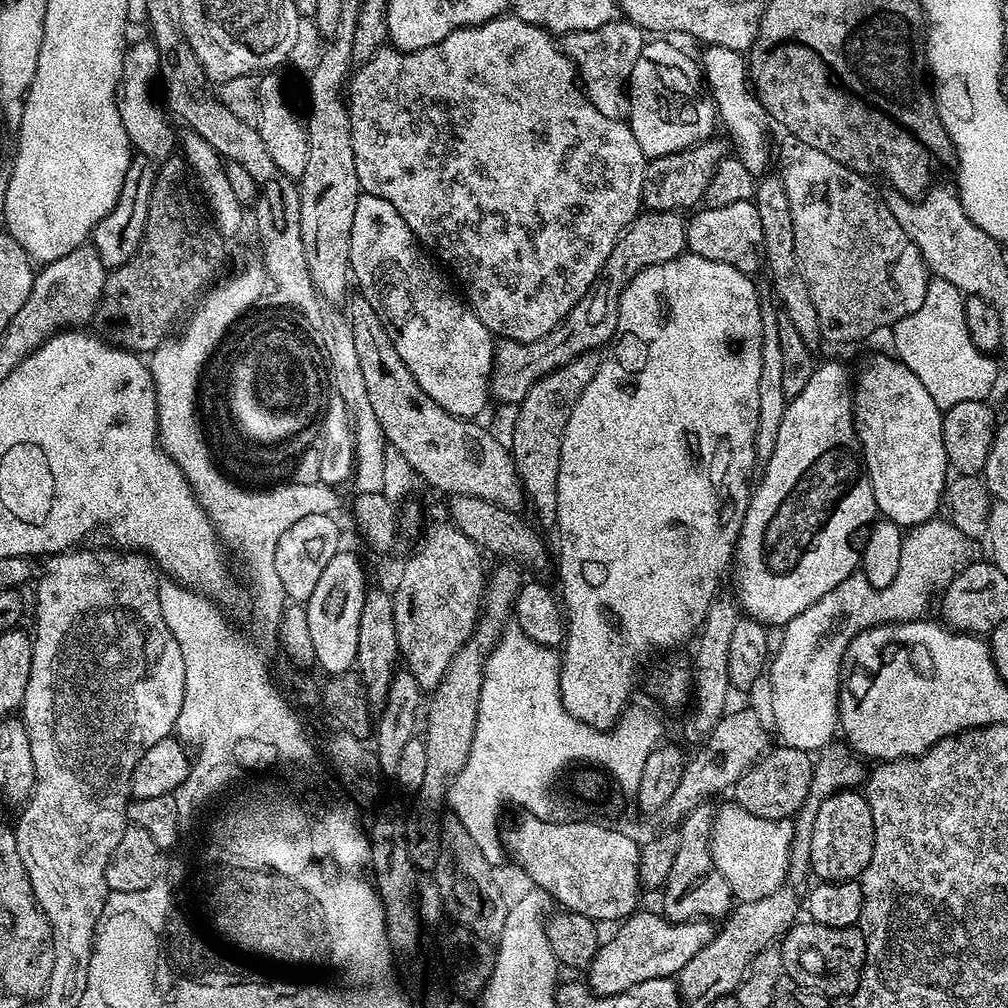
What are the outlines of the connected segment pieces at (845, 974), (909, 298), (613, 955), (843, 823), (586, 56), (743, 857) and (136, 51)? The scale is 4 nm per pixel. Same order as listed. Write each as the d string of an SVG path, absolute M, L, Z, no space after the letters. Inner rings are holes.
M797 922L784 933L778 947L784 963L784 975L802 986L818 990L829 998L847 998L860 985L866 962L866 942L859 927L835 928Z
M801 140L785 141L780 148L778 179L784 184L786 198L790 198L794 248L818 312L823 339L832 344L852 344L879 328L891 329L903 316L918 310L926 298L930 272L918 246L904 233L887 203L876 197L875 190L868 185L871 183L860 173L834 162L830 154L822 154L822 150L814 150L814 146L806 146Z
M637 910L619 925L612 937L605 939L586 970L586 983L597 996L622 994L638 982L650 982L650 978L675 977L709 944L714 935L714 924L710 920L670 920L656 912Z
M845 790L826 797L818 806L818 814L814 818L814 830L810 838L810 869L817 881L855 880L870 862L870 854L874 850L874 818L870 814L868 798L860 790Z
M617 18L606 26L598 26L598 30L567 33L563 40L564 52L578 69L578 80L588 101L606 118L624 120L628 115L628 79L646 43L644 29Z
M729 802L715 809L712 818L714 866L726 878L737 901L766 898L785 885L792 849L794 824L791 819L767 820L750 814L741 804Z
M151 38L136 40L133 44L131 41L124 54L124 69L116 91L116 105L118 118L122 118L122 126L126 126L126 138L129 144L137 153L149 158L167 157L175 153L178 148L178 136L176 140L176 132L172 129L173 121L158 99L159 80L160 51L155 41ZM156 96L158 101L156 101Z

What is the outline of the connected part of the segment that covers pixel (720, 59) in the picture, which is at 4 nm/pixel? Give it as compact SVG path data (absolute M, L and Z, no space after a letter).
M709 45L704 51L700 66L705 85L716 104L717 119L732 138L735 157L755 178L761 177L767 173L765 170L770 162L770 128L774 121L751 88L747 61L741 53L728 47Z

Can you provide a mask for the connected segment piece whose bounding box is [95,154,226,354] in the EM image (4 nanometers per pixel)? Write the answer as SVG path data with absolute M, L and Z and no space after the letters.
M180 154L169 155L157 167L156 181L150 190L150 206L140 248L132 255L130 262L111 269L104 283L104 296L95 315L95 319L100 320L99 331L111 343L126 348L129 352L155 353L156 349L165 343L167 336L164 335L167 334L168 327L179 318L180 311L196 295L199 297L205 291L204 284L213 283L212 275L219 270L220 263L224 260L225 237L213 224L201 201L192 200L192 192L187 184L188 176L190 180L190 169Z

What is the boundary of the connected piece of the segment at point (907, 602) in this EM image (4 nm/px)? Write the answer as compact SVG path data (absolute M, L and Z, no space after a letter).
M927 520L907 529L902 562L898 562L894 582L885 588L875 588L866 582L864 573L857 570L838 582L830 594L822 594L814 606L802 610L798 618L783 625L784 637L780 640L780 649L777 652L775 649L766 668L768 696L772 699L771 727L775 739L777 736L780 739L777 741L785 748L809 754L829 747L838 736L842 665L848 644L867 628L923 617L924 607L932 592L939 593L947 588L958 573L971 566L977 559L976 548L977 541L964 536L951 520Z

